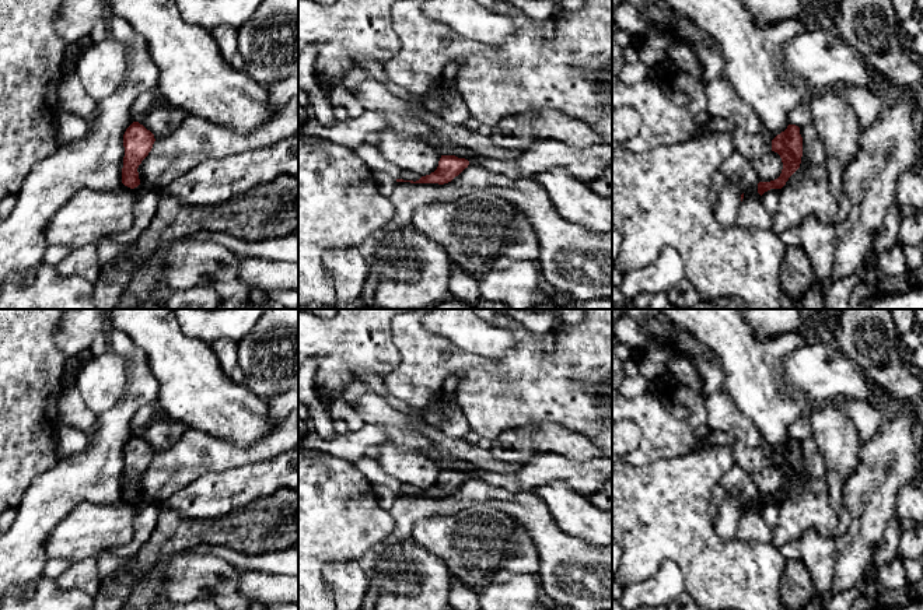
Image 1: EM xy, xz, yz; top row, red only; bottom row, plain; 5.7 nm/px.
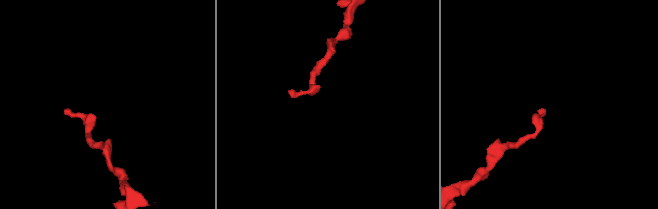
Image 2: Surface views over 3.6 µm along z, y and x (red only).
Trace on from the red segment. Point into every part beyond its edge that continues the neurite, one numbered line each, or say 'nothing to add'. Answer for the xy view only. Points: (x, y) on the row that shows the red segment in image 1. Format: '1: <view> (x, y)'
nothing to add

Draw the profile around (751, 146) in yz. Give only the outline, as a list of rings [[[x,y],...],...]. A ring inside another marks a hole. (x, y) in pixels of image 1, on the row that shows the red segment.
[[[731,129],[734,150],[747,159],[754,161],[772,151],[772,141],[766,140],[762,133],[749,134],[741,129]]]

